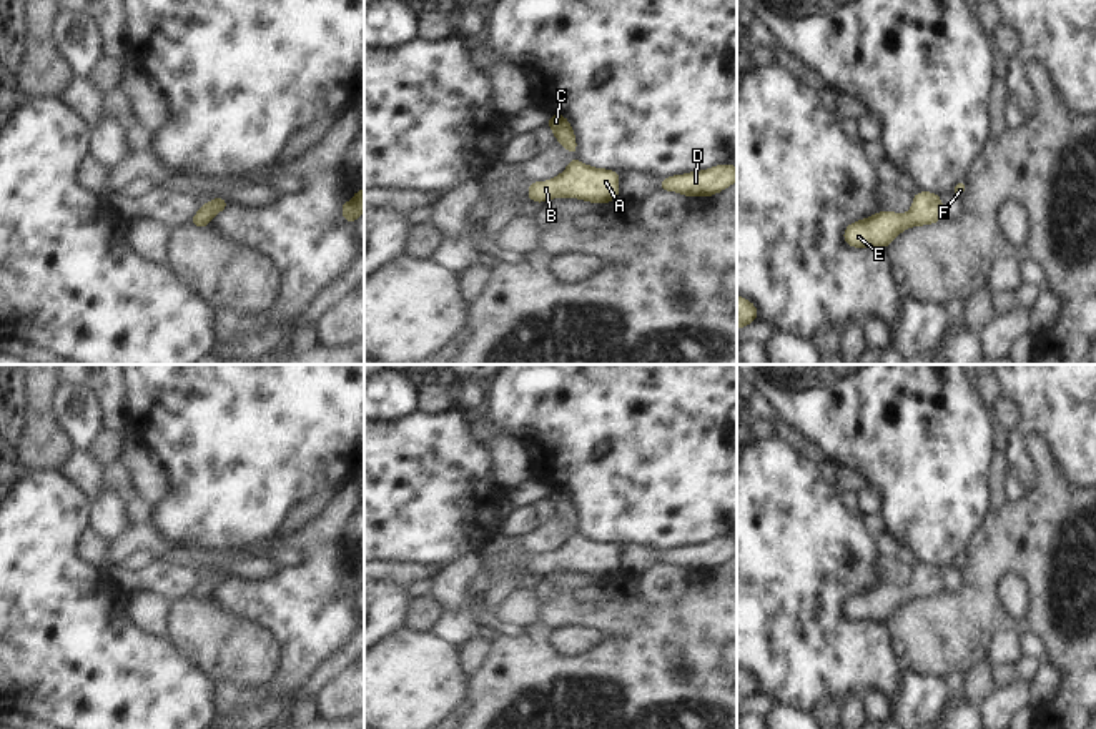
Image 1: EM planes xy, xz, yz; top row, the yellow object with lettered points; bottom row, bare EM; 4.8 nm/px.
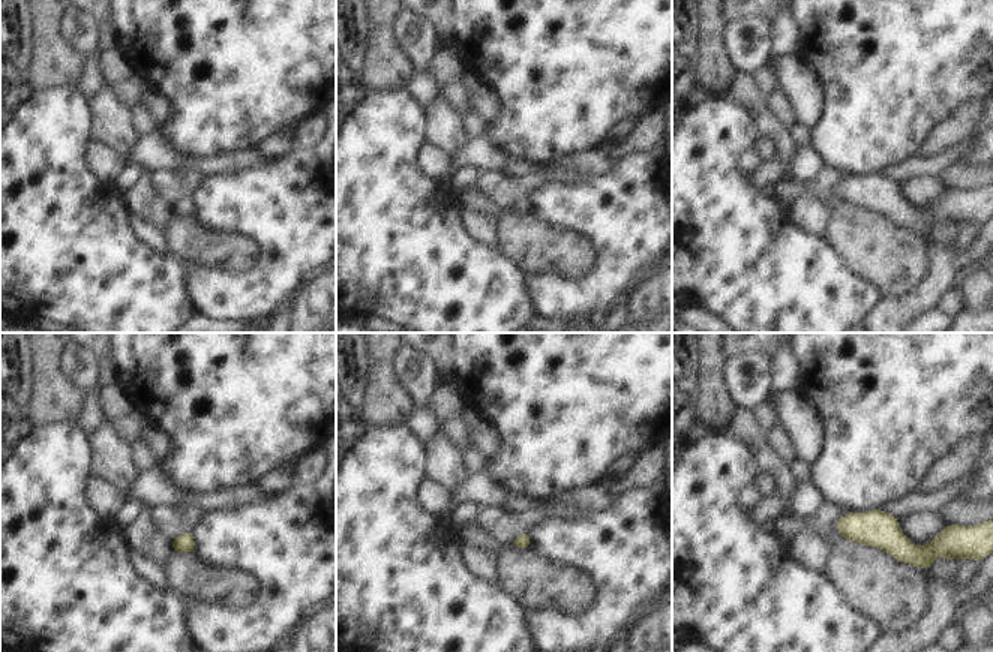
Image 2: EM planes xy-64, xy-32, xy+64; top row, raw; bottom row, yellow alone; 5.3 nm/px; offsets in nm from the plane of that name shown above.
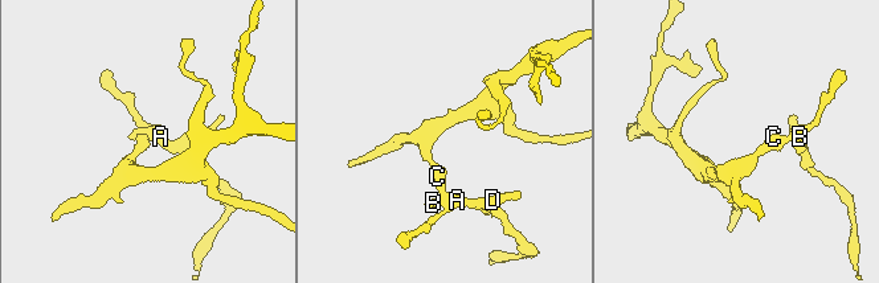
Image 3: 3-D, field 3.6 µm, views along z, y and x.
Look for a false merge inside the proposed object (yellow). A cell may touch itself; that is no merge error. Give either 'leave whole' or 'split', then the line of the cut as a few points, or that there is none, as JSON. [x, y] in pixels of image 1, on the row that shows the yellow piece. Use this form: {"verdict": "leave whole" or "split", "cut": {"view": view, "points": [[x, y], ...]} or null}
{"verdict": "leave whole", "cut": null}

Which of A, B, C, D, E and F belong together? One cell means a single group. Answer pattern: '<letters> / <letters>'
A B C D E F

